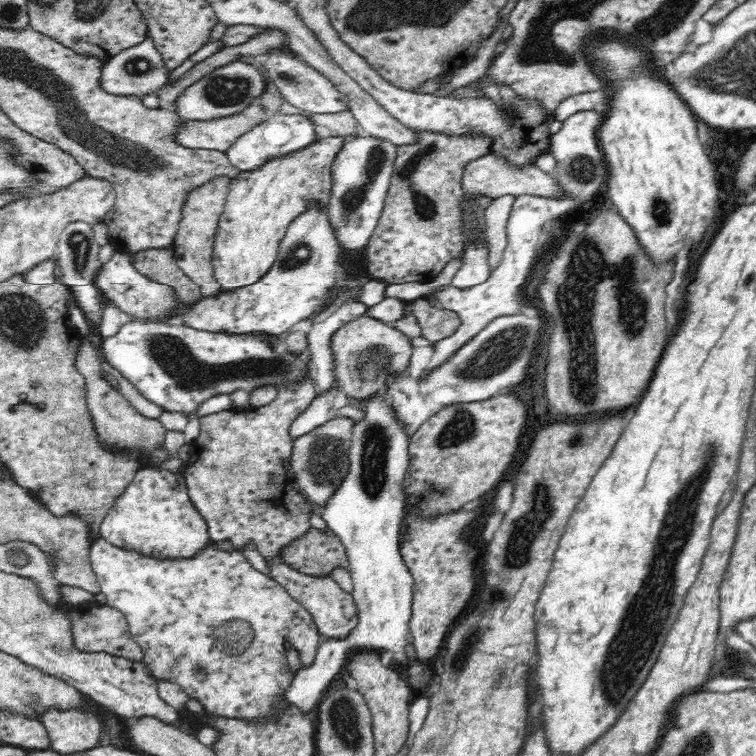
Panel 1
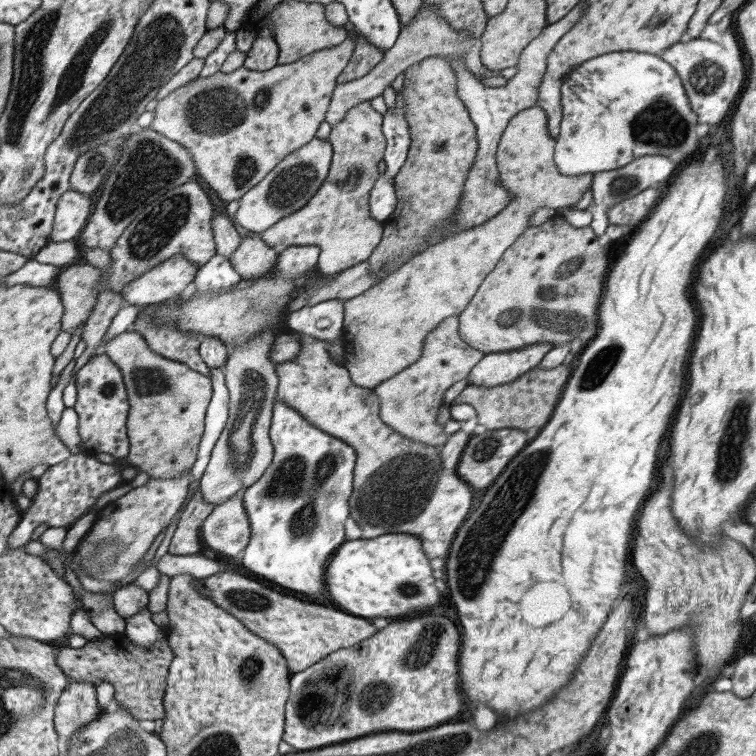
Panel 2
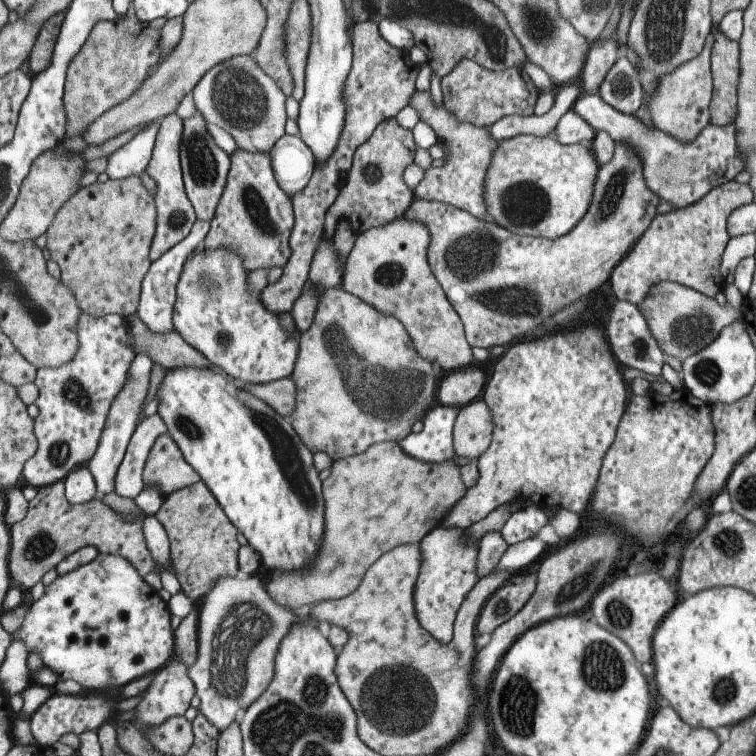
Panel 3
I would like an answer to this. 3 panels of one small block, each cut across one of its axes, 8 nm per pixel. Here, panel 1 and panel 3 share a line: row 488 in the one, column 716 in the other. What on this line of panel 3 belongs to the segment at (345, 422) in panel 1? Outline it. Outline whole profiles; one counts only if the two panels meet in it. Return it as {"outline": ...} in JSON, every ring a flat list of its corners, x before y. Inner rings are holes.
{"outline":[[669,280,653,284,647,290,645,298,639,302,637,310,645,318,649,334,653,334,653,338,657,340,659,350,665,356,673,356,677,360,685,360,703,350,731,322,743,322,741,310,727,306,727,302,723,302,721,298,707,298,701,292,689,290,687,286]]}

